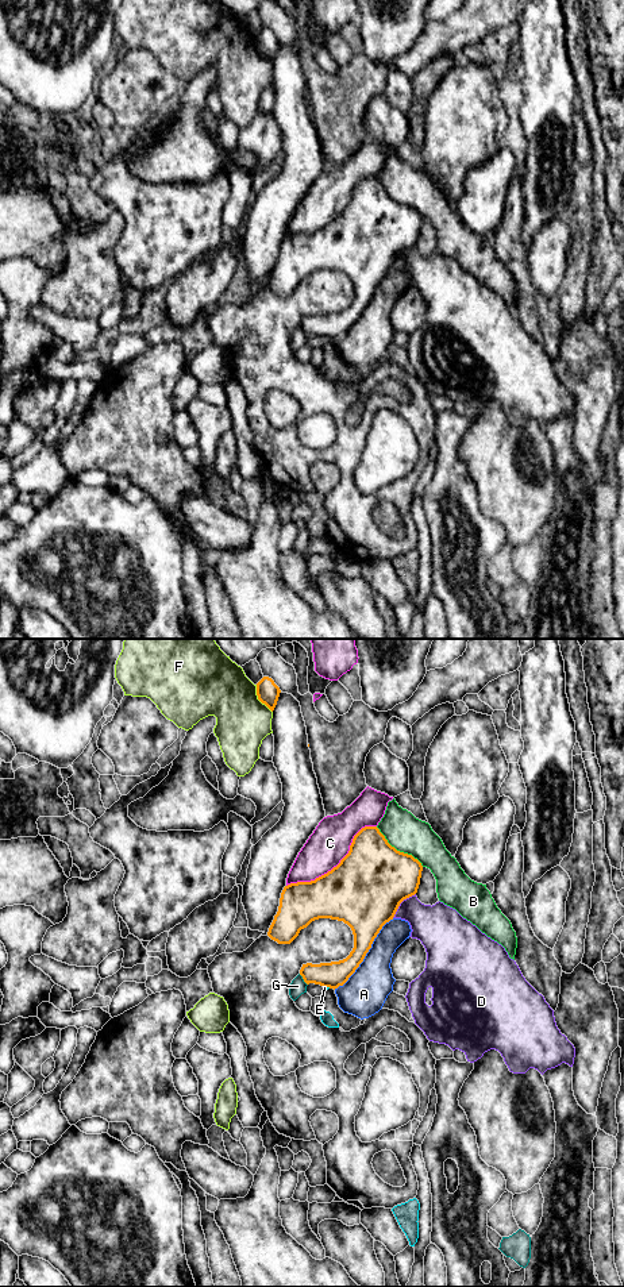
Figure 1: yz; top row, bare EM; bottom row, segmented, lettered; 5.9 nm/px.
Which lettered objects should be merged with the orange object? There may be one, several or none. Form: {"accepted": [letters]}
{"accepted": []}

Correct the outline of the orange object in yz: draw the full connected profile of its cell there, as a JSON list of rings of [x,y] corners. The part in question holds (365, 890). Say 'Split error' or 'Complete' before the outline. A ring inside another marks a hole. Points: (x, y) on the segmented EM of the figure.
Complete. [[[365,826],[354,836],[348,853],[336,867],[315,881],[284,887],[267,936],[278,944],[290,944],[300,930],[315,920],[331,918],[347,924],[354,935],[354,948],[346,959],[307,963],[300,970],[307,984],[315,983],[335,990],[355,972],[382,926],[393,920],[400,903],[417,893],[421,871],[421,863],[392,847],[377,826]]]

